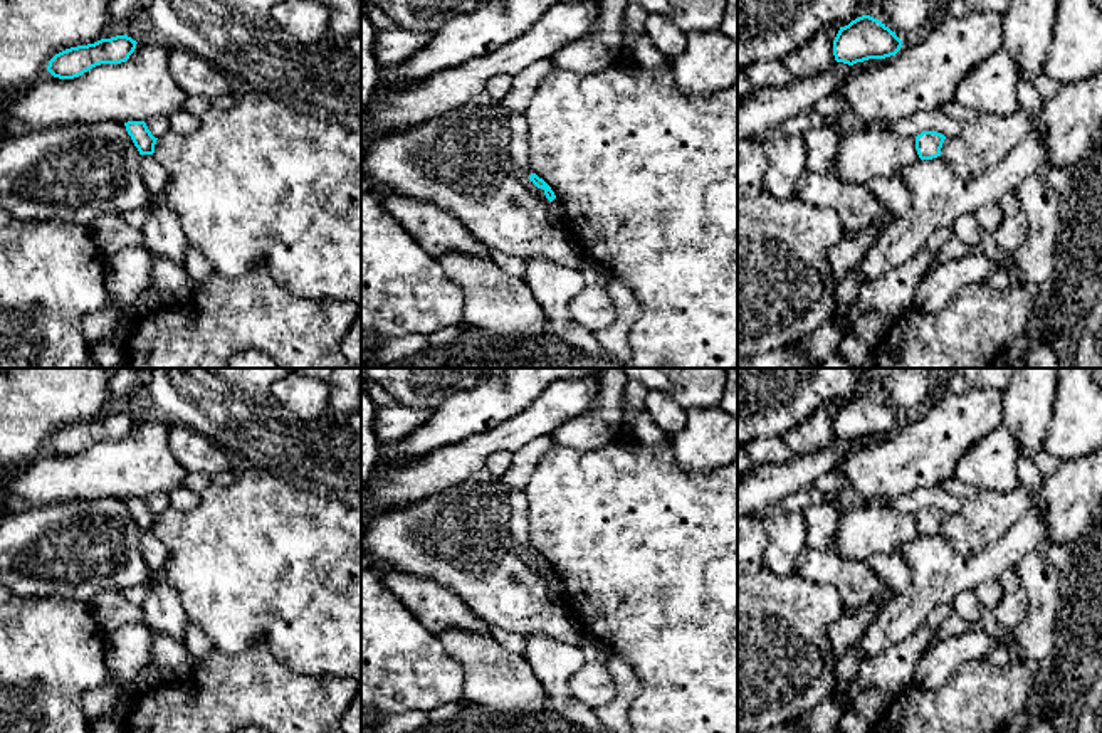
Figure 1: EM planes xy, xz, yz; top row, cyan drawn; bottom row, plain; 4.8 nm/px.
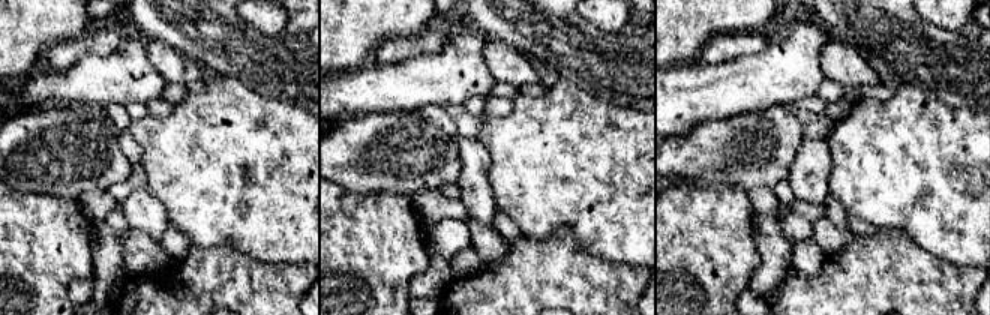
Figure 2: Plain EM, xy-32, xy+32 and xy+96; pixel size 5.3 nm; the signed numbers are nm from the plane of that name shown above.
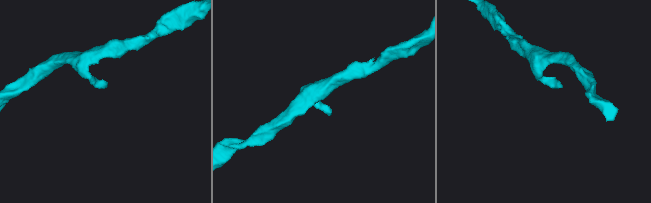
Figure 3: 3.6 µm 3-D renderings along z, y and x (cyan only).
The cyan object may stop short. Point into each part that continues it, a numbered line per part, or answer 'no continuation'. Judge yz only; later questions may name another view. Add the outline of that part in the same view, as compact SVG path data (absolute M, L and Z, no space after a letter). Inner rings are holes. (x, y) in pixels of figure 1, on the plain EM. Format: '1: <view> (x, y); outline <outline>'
no continuation

